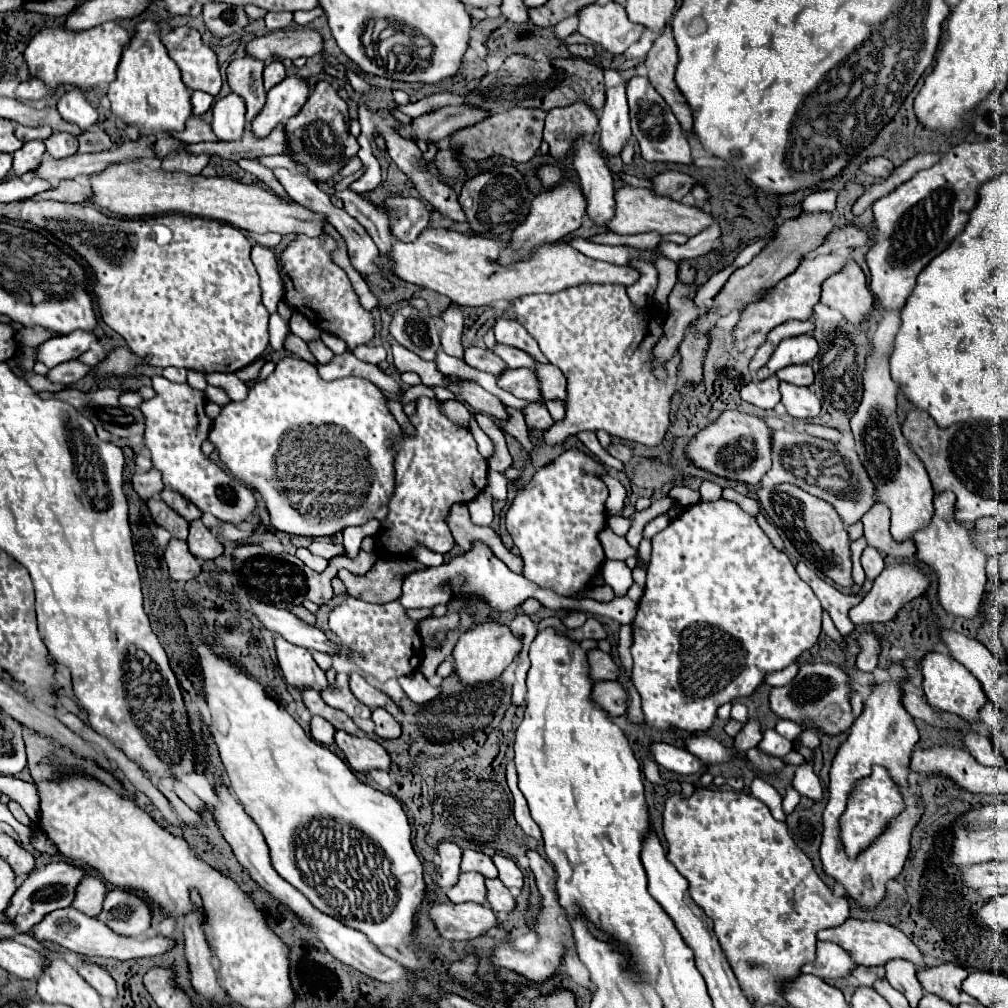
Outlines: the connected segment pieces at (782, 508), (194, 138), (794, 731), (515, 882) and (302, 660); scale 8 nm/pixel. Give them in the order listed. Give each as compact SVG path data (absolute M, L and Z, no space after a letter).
M779 484L775 488L757 488L757 498L771 518L775 526L779 526L785 536L793 542L795 550L813 566L821 566L823 574L831 578L839 586L853 586L851 576L851 556L849 556L849 536L845 524L841 522L835 508L811 496L809 492L793 486L793 484Z
M193 116L187 120L187 128L183 132L175 132L173 134L175 138L183 140L183 142L203 142L203 140L217 140L213 130L211 130L211 124L207 124L205 120Z
M779 720L779 724L775 726L775 732L781 734L783 738L795 742L795 738L801 734L801 728L797 722L791 722L791 720Z
M495 854L493 862L499 870L499 880L507 886L507 888L521 888L523 886L523 872L517 868L517 864L503 854Z
M275 638L275 648L277 648L277 662L279 668L283 670L287 684L297 688L299 692L305 688L315 688L321 692L329 686L325 672L317 666L309 650L289 644L283 638Z

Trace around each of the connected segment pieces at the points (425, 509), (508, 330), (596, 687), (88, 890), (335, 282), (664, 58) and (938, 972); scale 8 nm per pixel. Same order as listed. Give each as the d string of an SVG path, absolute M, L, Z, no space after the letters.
M421 396L417 400L417 414L409 418L415 426L415 436L405 436L395 446L397 458L395 458L395 492L389 500L389 516L379 532L379 540L375 544L375 552L379 558L389 556L401 556L409 552L415 544L423 544L439 554L445 554L453 548L453 536L445 524L445 516L455 502L469 502L473 500L487 484L487 460L477 452L475 440L469 432L469 428L461 428L455 422L451 422L447 416L439 412L437 400Z
M499 316L495 320L495 326L493 326L493 332L495 332L495 338L499 344L507 344L507 346L515 346L519 350L525 350L527 354L531 354L533 358L541 360L541 362L547 362L547 358L541 354L537 342L531 338L531 334L517 322L513 322L513 318L507 318L507 316Z
M593 682L591 700L609 716L621 716L627 710L627 692L617 682Z
M85 876L79 882L79 886L75 888L75 902L71 906L87 916L97 916L101 912L105 892L107 892L107 888L105 888L103 880Z
M297 234L295 240L291 240L281 252L279 274L285 286L283 300L289 308L307 316L309 322L319 330L341 338L347 344L347 352L353 352L357 346L373 340L375 318L359 304L359 296L355 294L345 270L333 262L331 254L335 250L337 240L331 234L323 234L323 238L307 238L305 234Z
M667 24L663 34L653 42L653 46L647 54L647 60L645 60L645 68L647 68L647 76L649 76L651 86L671 106L671 110L677 116L681 128L691 130L691 126L693 126L691 108L685 102L683 94L679 94L679 88L675 86L675 80L673 80L677 62L679 62L677 60L677 46L675 46L675 40L673 40L671 24Z
M941 962L937 966L919 970L917 978L925 988L925 992L937 994L957 1006L961 1002L969 1002L969 1004L975 1002L975 998L971 998L967 992L961 990L961 982L967 978L967 974L969 972L963 970L961 966L955 966L951 962Z

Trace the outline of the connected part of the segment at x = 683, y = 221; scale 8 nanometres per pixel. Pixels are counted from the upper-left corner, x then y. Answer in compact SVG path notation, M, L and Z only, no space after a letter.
M621 186L615 192L615 200L617 200L617 214L615 218L607 224L611 232L617 234L643 234L643 232L659 232L661 236L665 234L685 234L689 238L693 238L695 234L703 232L705 228L709 228L715 218L697 208L697 206L687 206L683 202L675 202L671 198L665 196L655 196L651 194L647 188L633 188L633 186Z

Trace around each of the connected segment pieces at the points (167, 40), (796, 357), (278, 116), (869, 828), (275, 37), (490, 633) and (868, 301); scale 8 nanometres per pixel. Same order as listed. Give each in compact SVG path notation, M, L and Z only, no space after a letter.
M179 26L161 36L169 56L179 66L183 82L191 90L203 90L213 96L221 90L221 72L215 52L201 42L201 34L195 28Z
M807 334L807 336L793 336L789 340L783 340L777 350L771 354L769 362L757 372L759 380L765 380L773 376L777 370L791 366L791 364L807 364L811 362L819 352L817 340Z
M287 76L283 82L279 82L267 92L267 104L253 118L251 132L257 138L271 134L271 130L277 124L287 122L291 116L295 116L303 108L307 96L309 96L309 90L305 80L299 80L297 76Z
M873 766L871 774L857 780L855 788L849 794L847 808L839 818L839 834L849 858L857 858L867 850L867 842L875 842L875 836L881 836L887 824L905 810L905 800L899 790L899 784L891 778L889 770L883 766Z
M299 28L299 30L275 30L269 32L261 38L253 38L251 42L245 44L247 56L253 56L263 62L281 62L285 58L301 58L301 56L315 56L323 48L323 38L319 32L309 30L309 28Z
M487 622L481 626L475 626L467 632L463 632L453 648L453 664L455 664L455 674L463 684L487 684L493 682L495 678L501 676L501 672L515 660L515 656L521 650L521 640L511 634L507 626L499 626L495 622Z
M849 262L845 270L823 282L821 302L839 310L853 326L869 320L875 296L867 286L867 278L857 262Z

